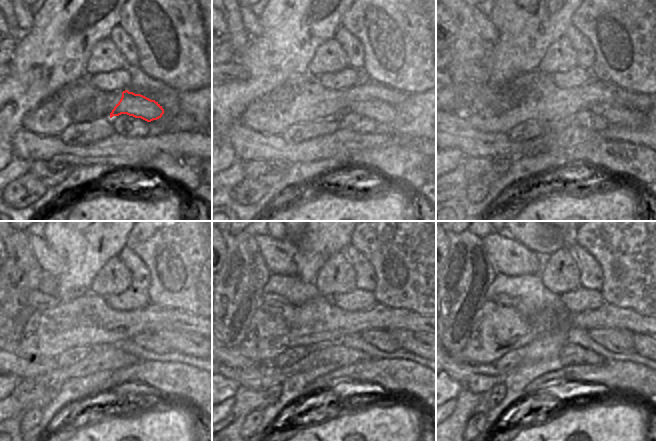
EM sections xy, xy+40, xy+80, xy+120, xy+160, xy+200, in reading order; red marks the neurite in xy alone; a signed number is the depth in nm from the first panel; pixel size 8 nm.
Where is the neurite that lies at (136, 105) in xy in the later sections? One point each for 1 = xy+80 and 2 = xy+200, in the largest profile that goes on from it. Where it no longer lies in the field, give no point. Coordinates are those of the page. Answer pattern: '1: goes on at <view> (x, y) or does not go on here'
1: goes on at xy+80 (617, 115)
2: goes on at xy+200 (639, 339)

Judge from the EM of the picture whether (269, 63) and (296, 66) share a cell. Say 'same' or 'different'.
same

